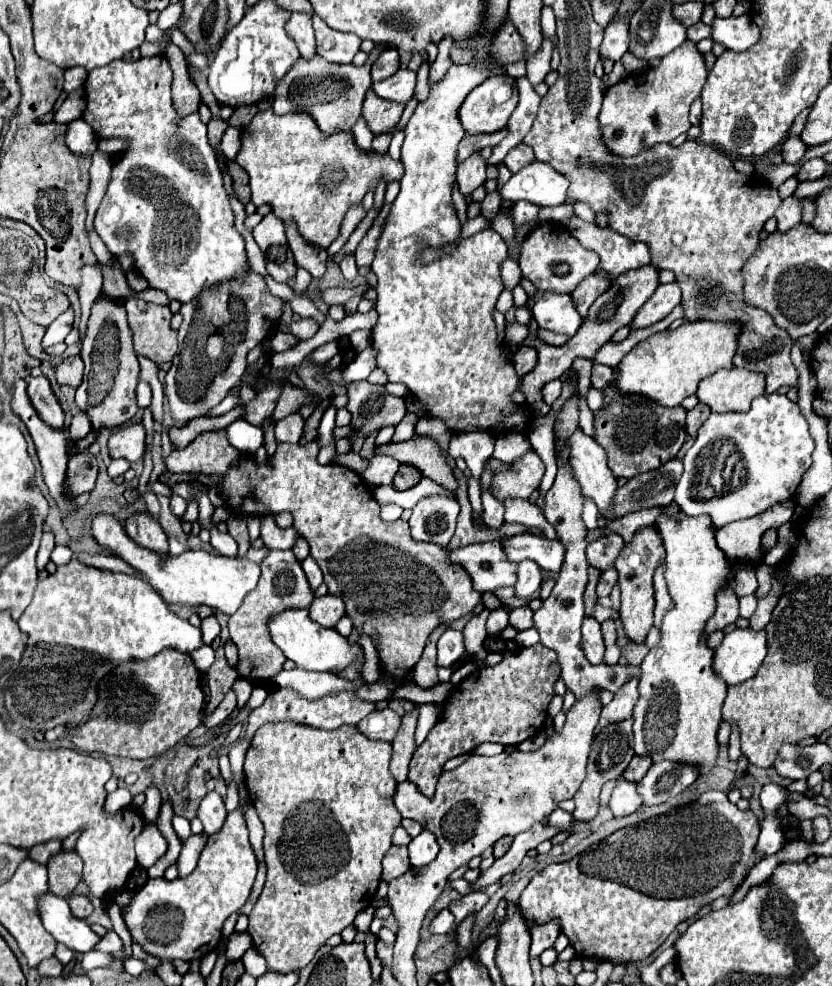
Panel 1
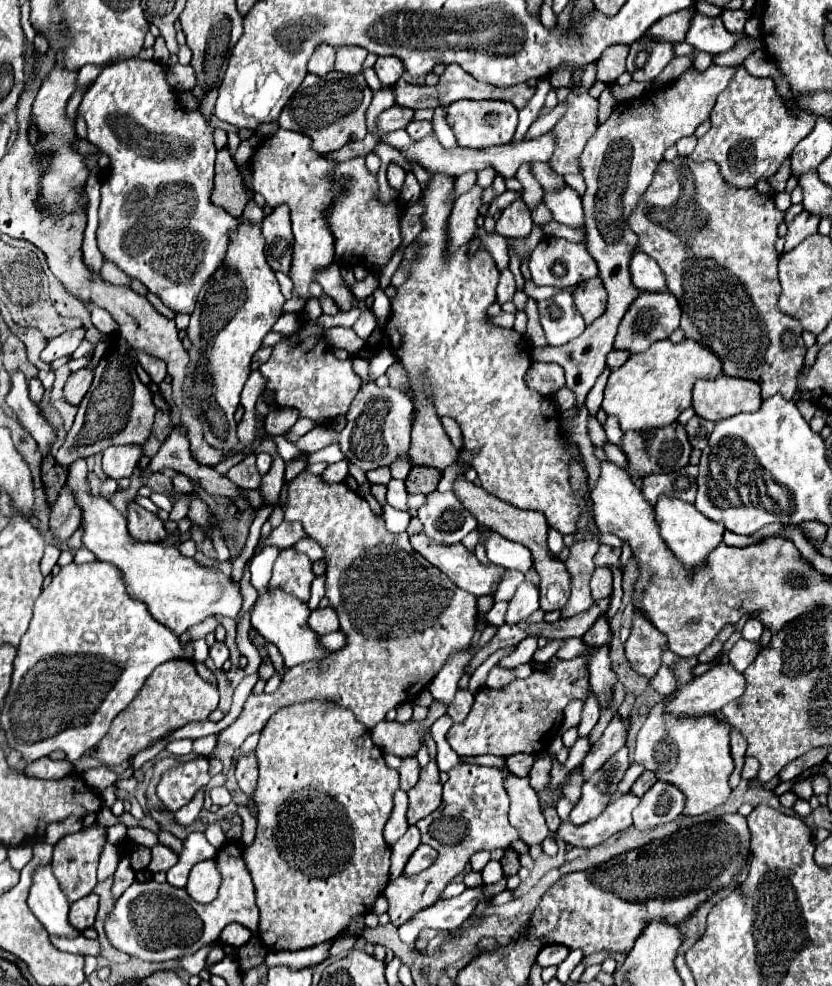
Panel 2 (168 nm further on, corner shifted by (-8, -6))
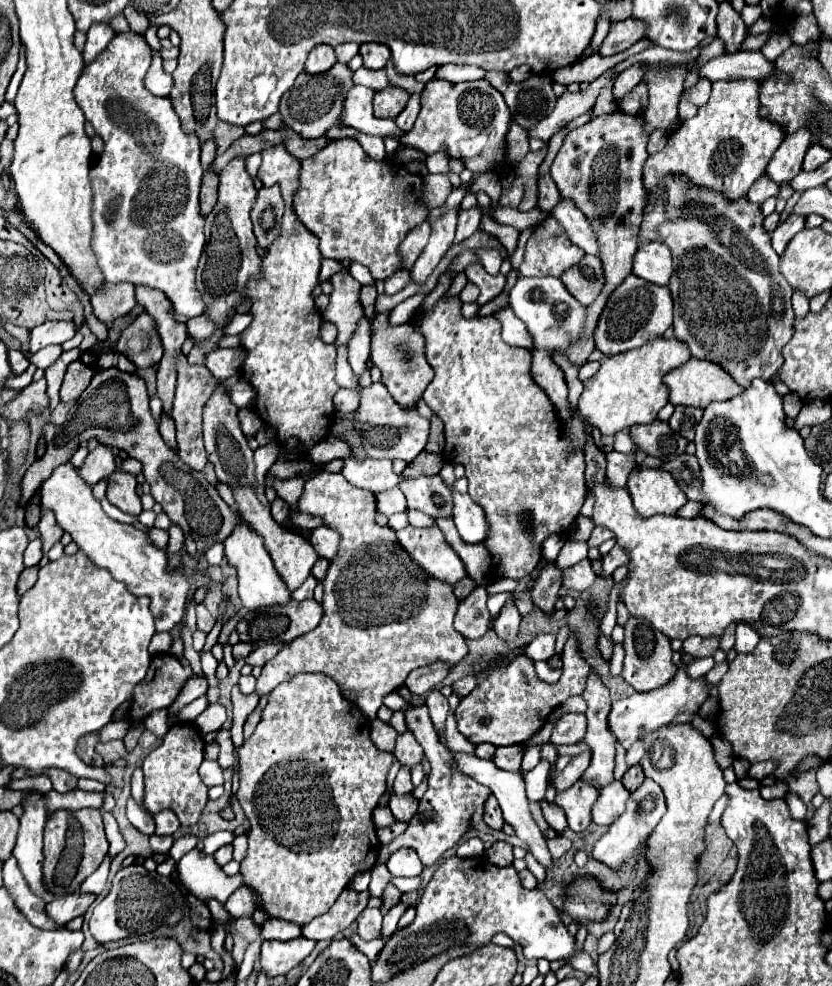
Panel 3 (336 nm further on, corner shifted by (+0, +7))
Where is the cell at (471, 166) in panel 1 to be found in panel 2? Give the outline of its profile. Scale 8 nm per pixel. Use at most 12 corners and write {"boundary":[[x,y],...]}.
{"boundary":[[481,187],[463,193],[447,219],[449,255],[475,237]]}

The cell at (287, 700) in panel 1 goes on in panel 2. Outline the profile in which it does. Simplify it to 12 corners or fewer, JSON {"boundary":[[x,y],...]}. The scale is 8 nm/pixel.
{"boundary":[[305,471],[285,521],[325,547],[347,645],[251,693],[237,749],[277,709],[341,703],[367,729],[475,633],[477,597]]}

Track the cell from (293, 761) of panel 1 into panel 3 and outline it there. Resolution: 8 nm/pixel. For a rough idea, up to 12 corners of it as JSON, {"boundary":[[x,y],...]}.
{"boundary":[[325,674],[239,748],[243,882],[325,914],[381,842],[393,756]]}

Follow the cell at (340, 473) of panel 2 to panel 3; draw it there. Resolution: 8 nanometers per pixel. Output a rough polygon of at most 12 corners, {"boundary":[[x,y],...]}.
{"boundary":[[307,474],[283,482],[267,478],[267,486],[277,490],[295,510],[295,502],[301,496]]}

